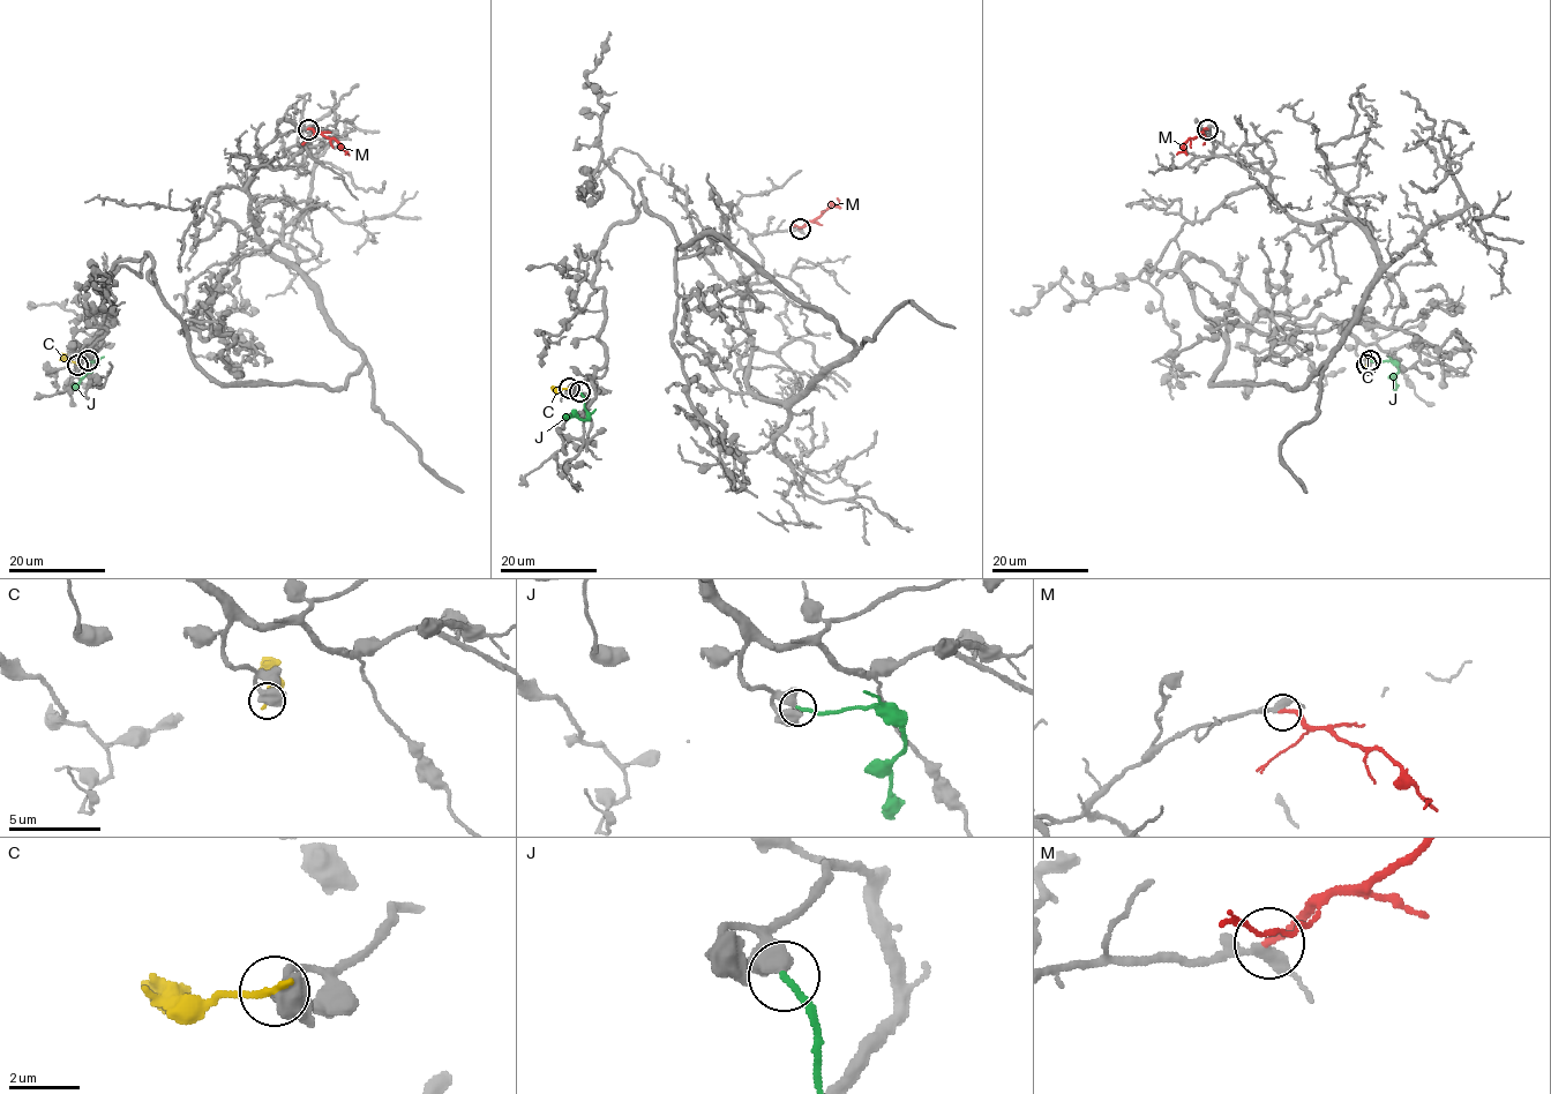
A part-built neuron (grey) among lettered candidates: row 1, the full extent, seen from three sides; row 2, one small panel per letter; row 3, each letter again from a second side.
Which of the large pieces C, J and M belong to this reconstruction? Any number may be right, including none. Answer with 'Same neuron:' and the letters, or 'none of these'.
Same neuron: J, M

